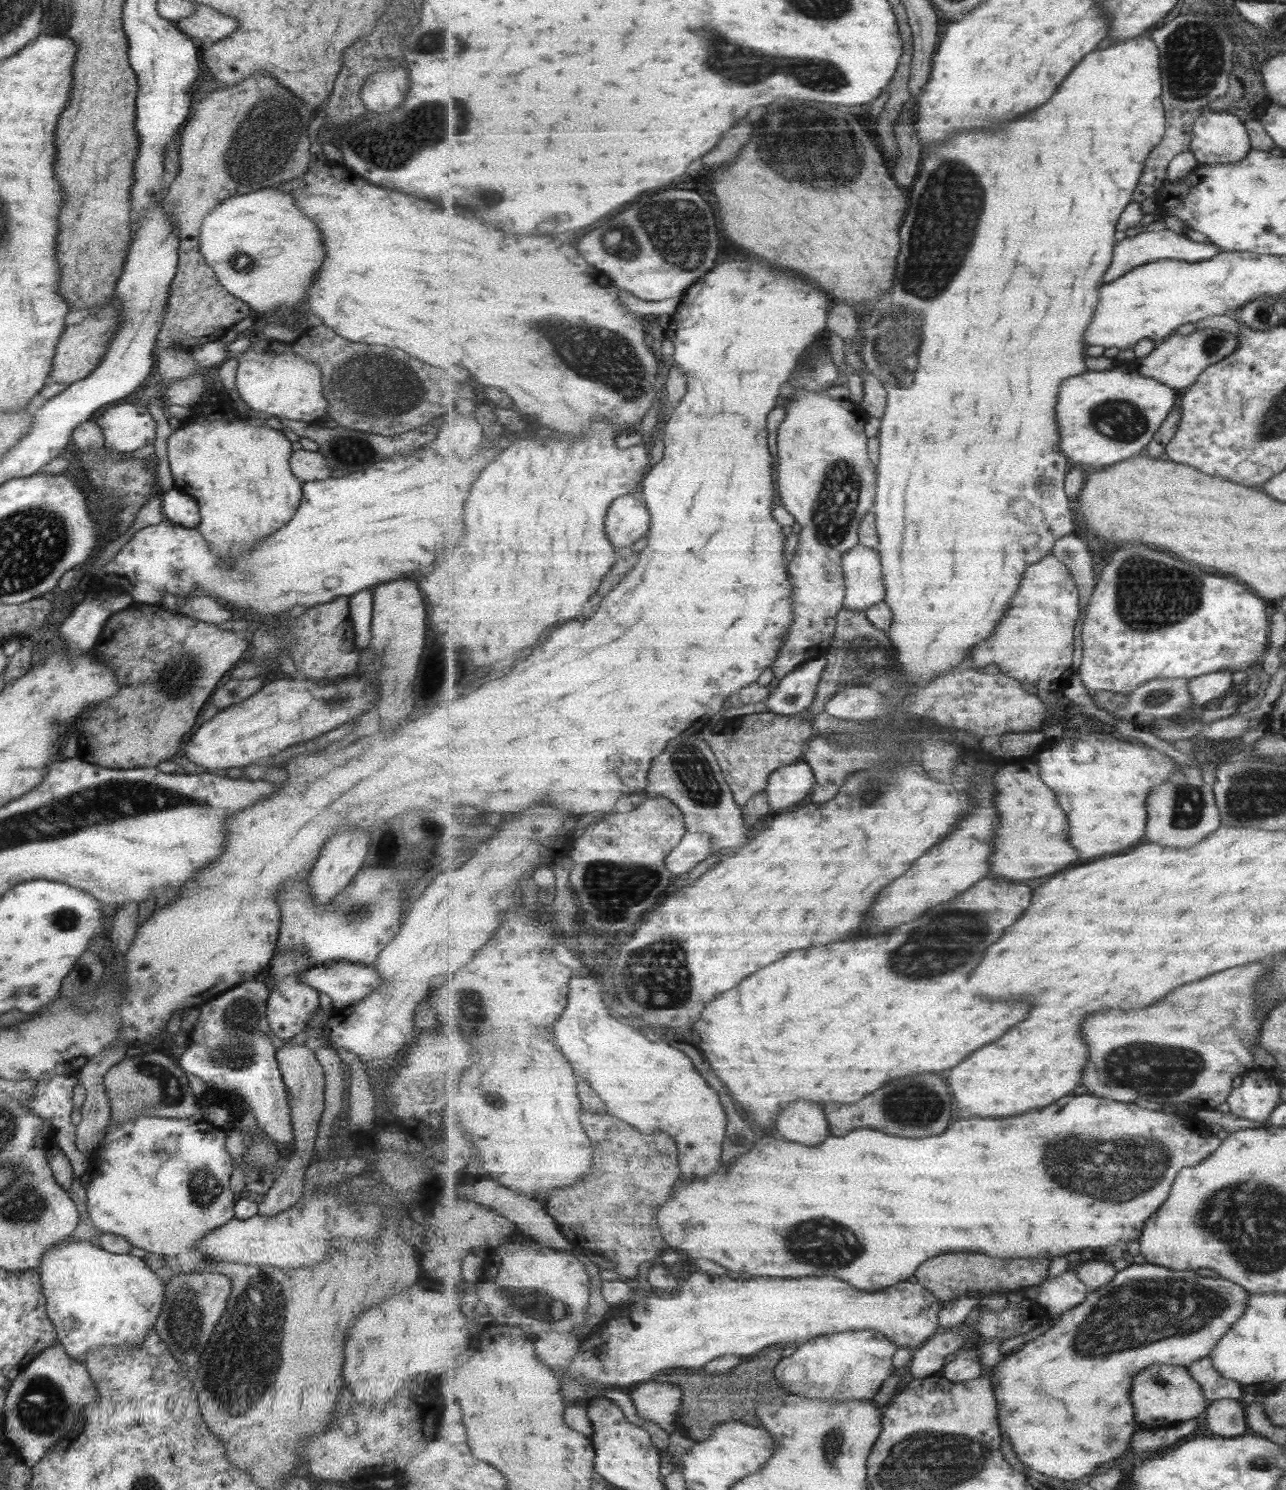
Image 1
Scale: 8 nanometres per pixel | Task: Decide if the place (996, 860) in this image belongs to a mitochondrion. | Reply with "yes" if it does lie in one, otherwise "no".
no

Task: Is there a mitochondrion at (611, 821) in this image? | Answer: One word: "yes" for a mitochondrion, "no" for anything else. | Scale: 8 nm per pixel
no

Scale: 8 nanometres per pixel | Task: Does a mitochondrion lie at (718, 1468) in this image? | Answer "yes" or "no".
no

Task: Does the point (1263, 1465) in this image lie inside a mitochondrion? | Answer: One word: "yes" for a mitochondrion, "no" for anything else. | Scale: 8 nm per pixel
no

